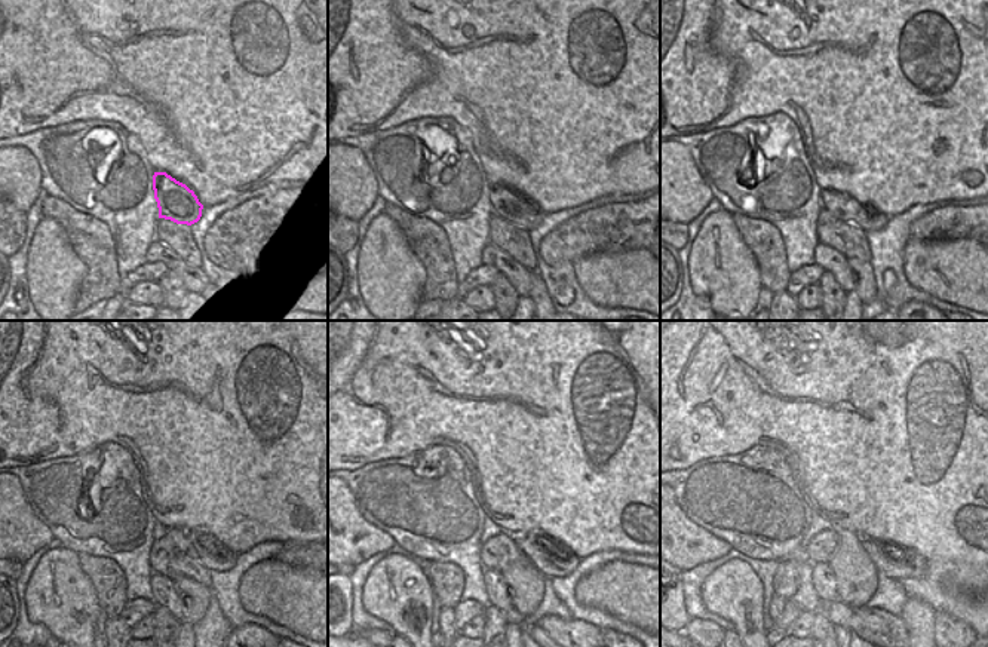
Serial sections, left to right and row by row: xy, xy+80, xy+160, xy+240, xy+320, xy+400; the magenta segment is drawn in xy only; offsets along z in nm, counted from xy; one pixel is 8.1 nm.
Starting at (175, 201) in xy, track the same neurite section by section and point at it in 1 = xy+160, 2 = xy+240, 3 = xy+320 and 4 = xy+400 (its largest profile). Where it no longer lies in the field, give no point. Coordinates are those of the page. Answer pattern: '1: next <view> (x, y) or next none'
1: next xy+160 (847, 209)
2: next xy+240 (193, 543)
3: next xy+320 (545, 558)
4: next xy+400 (881, 557)

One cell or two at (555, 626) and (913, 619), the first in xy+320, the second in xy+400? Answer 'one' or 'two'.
two

